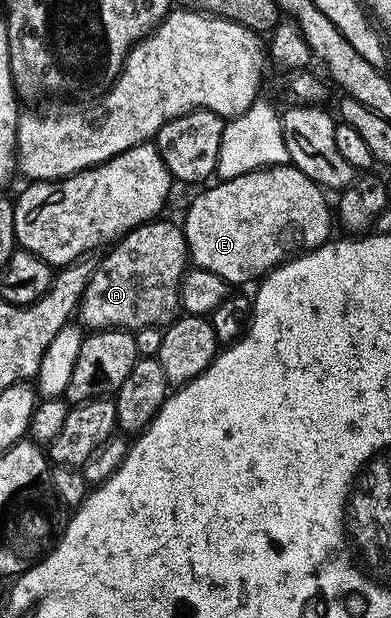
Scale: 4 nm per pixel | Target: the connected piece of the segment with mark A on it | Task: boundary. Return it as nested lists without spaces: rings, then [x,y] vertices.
[[[165,219],[151,220],[131,229],[104,253],[101,266],[90,273],[76,310],[86,329],[155,328],[168,325],[178,315],[181,279],[191,261],[182,225]]]

